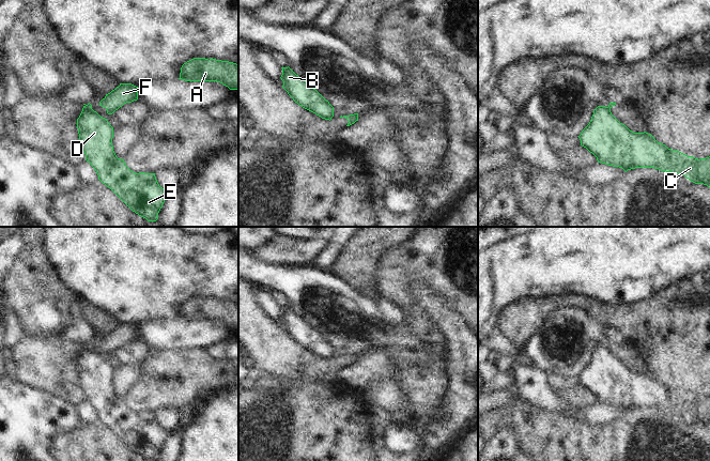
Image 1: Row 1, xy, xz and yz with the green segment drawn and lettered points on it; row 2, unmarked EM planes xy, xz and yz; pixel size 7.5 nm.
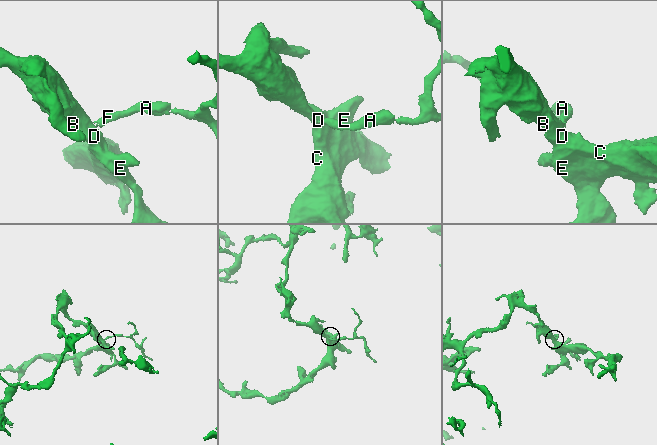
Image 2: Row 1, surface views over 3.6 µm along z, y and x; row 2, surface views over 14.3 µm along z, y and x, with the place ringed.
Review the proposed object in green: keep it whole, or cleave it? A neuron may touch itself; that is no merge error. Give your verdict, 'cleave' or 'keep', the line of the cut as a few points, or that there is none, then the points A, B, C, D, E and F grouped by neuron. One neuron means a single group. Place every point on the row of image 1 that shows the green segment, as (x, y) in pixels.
cleave; cut in xy along (87, 105), (92, 110); A F / B C D E

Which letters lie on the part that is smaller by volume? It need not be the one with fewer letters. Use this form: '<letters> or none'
A, F

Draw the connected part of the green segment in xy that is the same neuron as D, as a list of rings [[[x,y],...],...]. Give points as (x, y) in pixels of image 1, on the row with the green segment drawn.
[[[83,104],[77,119],[79,144],[98,180],[109,187],[133,212],[156,221],[170,193],[159,186],[155,173],[136,173],[118,158],[112,145],[113,127]]]

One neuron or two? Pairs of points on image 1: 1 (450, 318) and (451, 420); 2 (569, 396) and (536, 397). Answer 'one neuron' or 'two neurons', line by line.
1: one neuron
2: two neurons

